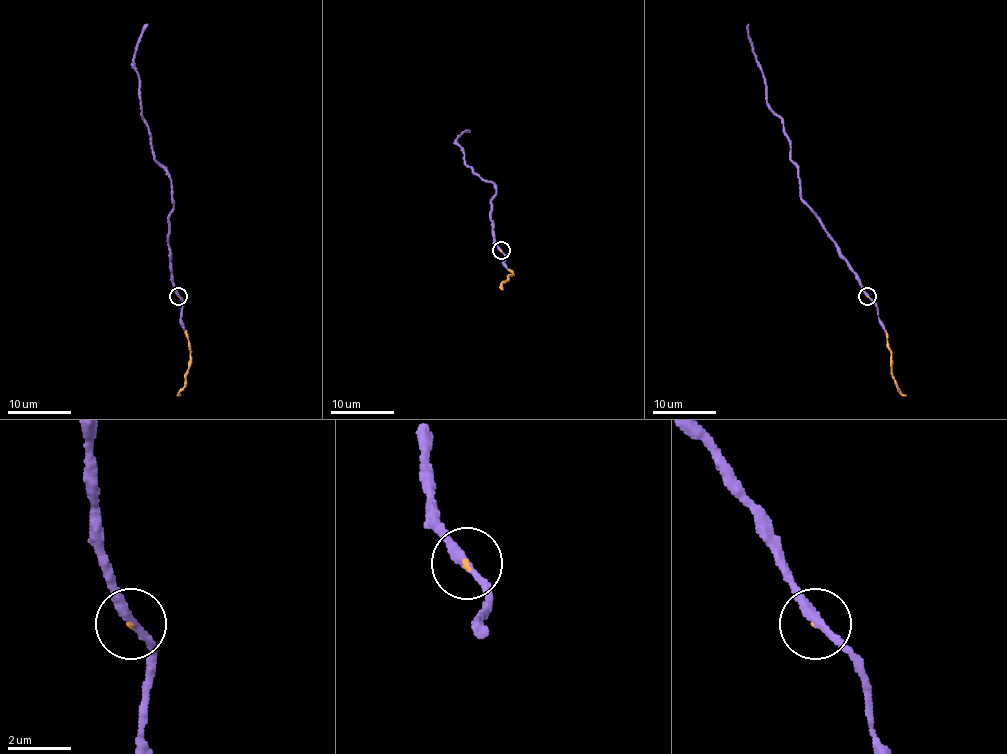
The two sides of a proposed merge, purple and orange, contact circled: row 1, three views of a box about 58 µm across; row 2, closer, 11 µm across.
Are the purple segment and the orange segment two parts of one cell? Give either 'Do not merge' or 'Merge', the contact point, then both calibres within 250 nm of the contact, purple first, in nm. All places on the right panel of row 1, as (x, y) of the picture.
Merge. Place: (867, 296). Thickness 280 nm (purple) against 60 nm

